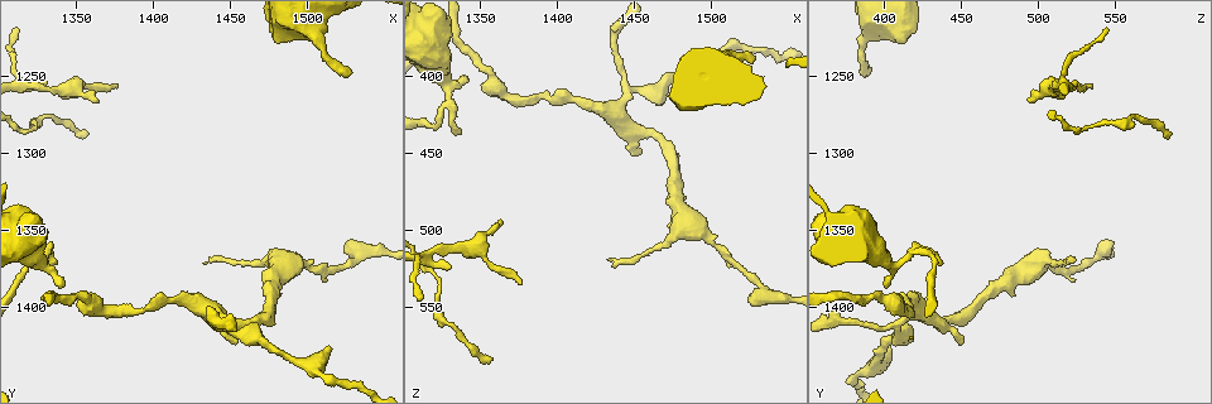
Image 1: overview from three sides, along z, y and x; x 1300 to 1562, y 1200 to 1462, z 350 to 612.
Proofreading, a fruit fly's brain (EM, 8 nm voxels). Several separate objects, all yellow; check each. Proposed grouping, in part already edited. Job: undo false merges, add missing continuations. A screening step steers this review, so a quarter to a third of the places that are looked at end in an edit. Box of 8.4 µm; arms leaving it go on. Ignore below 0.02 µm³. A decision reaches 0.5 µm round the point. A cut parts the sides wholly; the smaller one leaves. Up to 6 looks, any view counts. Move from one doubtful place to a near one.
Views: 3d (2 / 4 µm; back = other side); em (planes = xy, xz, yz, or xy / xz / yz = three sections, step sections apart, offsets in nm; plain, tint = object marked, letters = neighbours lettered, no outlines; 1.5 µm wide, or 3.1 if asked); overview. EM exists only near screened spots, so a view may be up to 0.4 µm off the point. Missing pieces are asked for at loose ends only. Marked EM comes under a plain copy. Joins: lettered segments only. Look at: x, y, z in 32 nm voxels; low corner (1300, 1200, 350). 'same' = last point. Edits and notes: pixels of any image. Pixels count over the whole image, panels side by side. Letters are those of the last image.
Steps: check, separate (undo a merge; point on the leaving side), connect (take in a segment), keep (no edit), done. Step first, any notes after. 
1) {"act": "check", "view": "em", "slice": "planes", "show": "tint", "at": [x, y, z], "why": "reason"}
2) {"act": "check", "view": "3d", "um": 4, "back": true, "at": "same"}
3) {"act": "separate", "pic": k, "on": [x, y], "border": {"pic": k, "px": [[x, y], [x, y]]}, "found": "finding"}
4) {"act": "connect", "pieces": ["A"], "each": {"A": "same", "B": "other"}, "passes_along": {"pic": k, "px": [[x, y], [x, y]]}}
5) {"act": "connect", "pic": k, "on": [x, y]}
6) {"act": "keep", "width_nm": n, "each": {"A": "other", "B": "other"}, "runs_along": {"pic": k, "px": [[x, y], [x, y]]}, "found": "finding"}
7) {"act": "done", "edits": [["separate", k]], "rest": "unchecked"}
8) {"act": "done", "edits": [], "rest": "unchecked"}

{"act": "check", "view": "3d", "um": 4, "at": [1322, 1366, 432], "why": "sharp bend"}

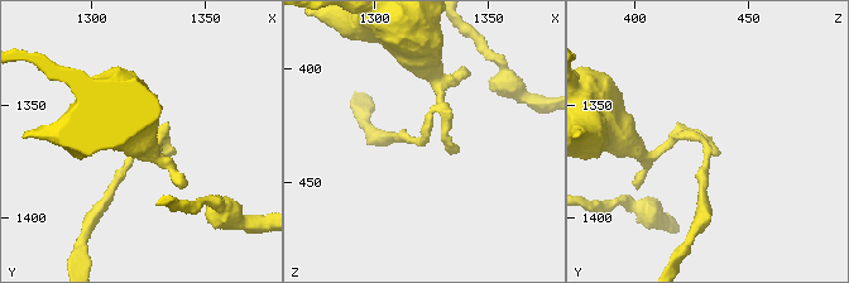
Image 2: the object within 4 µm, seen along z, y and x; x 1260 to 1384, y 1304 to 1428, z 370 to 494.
{"act": "check", "view": "em", "slice": "yz", "step": 4, "show": "tint", "at": [1323, 1365, 430], "why": "need the tissue"}

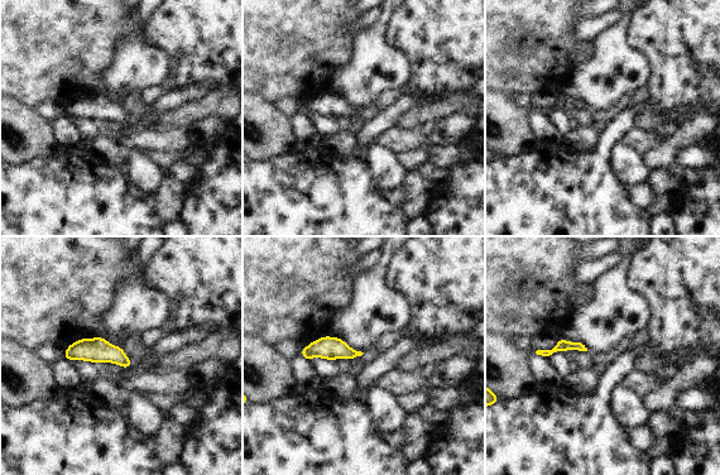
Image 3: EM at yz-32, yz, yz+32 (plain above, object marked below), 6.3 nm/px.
{"act": "check", "view": "em", "slice": "planes", "show": "letters", "at": "same", "why": "another direction"}

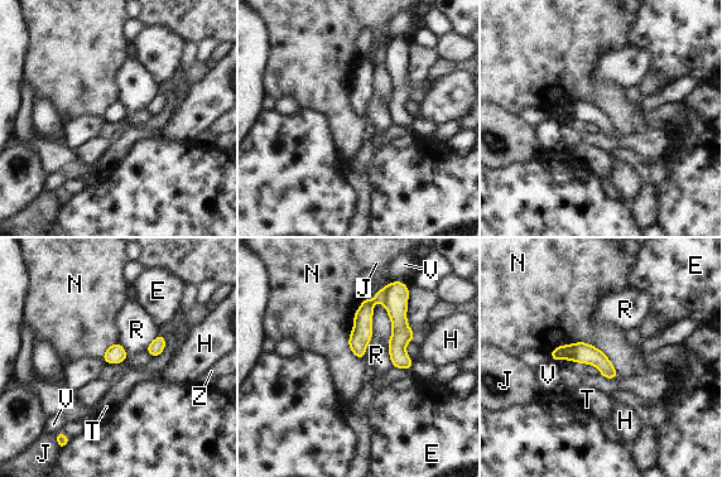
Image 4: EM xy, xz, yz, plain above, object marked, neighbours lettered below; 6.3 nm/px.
{"act": "separate", "pic": 4, "on": [362, 327], "each": {"E": "other", "H": "other", "J": "other", "N": "other", "R": "other", "T": "other", "V": "other", "Z": "other"}, "border": {"pic": 4, "px": [[385, 288], [385, 295], [381, 302]]}, "found": "two neurons meet here"}

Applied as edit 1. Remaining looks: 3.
{"act": "check", "view": "overview"}

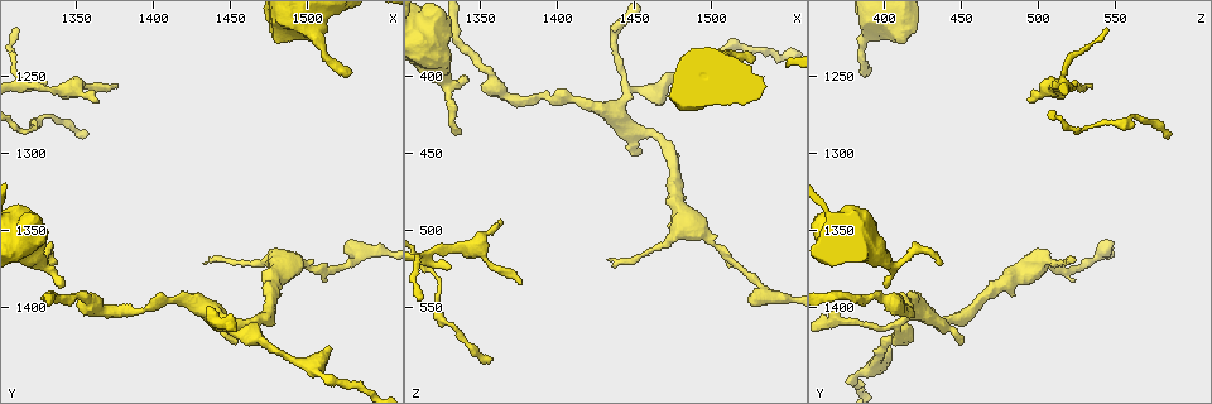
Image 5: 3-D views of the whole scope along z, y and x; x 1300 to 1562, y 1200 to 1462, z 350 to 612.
{"act": "check", "view": "em", "slice": "planes", "show": "letters", "at": [1526, 1250, 390], "why": "free end"}

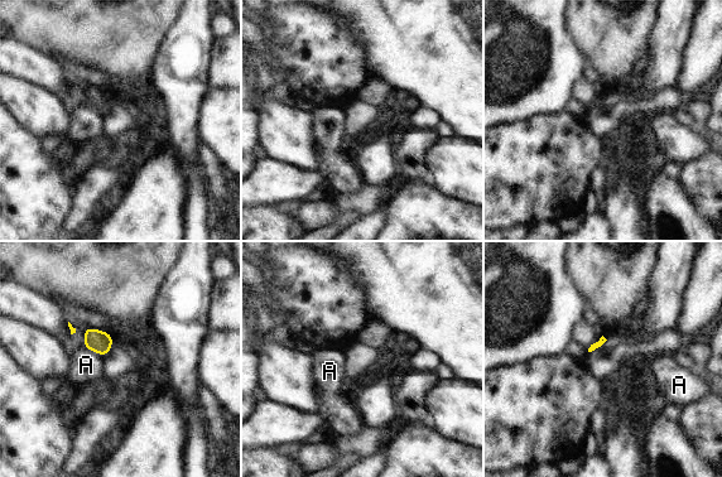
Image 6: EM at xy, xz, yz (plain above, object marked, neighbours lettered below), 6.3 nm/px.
{"act": "keep", "each": {"A": "other"}, "found": "none of them fits"}

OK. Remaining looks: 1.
{"act": "done", "edits": [["separate", 4]], "rest": "unchecked"}

